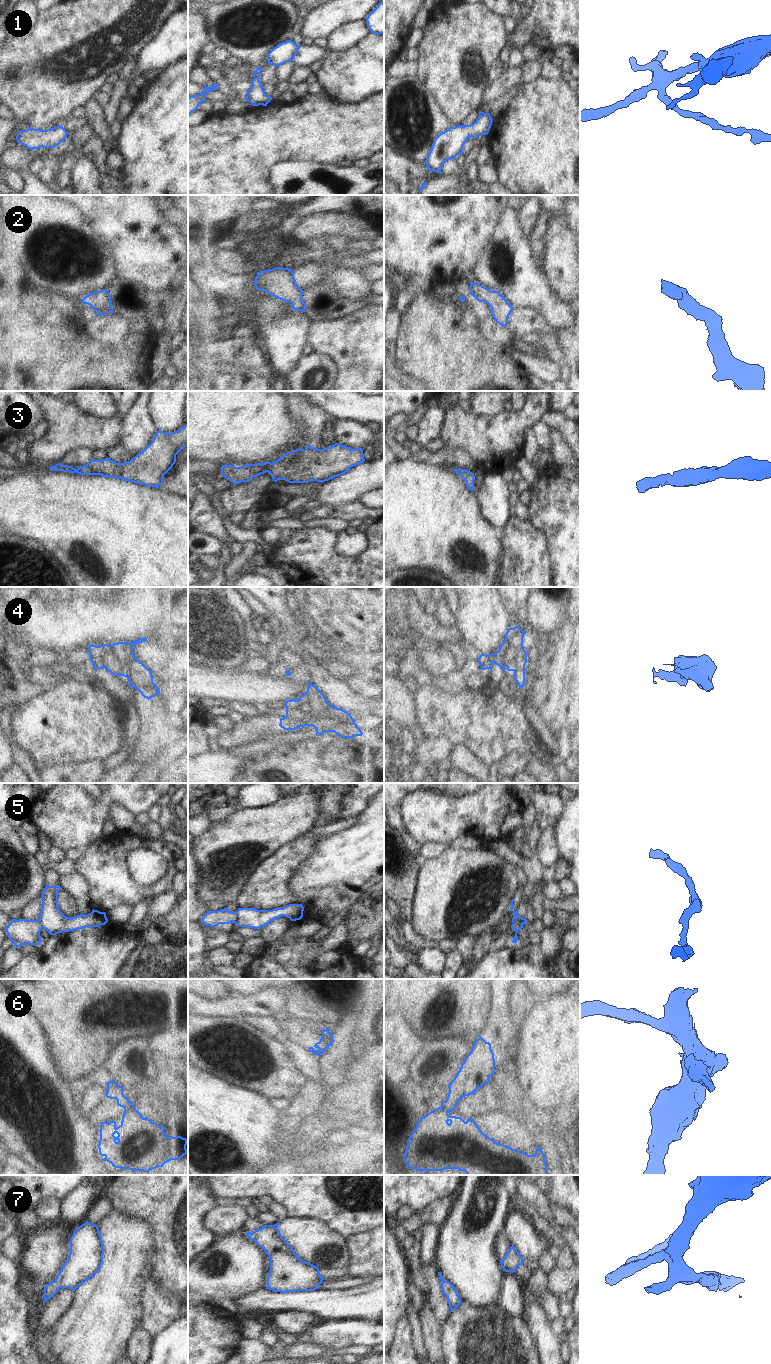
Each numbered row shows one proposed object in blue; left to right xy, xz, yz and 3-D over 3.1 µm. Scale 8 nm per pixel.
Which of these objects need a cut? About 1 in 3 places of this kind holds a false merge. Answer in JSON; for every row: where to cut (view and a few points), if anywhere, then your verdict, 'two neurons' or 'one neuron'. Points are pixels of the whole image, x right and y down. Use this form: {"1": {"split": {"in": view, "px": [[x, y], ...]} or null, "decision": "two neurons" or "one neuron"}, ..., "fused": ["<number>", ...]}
{"1": {"split": null, "decision": "one neuron"}, "2": {"split": null, "decision": "one neuron"}, "3": {"split": null, "decision": "one neuron"}, "4": {"split": null, "decision": "one neuron"}, "5": {"split": {"in": "xz", "px": [[236, 912], [237, 919], [234, 922]]}, "decision": "two neurons"}, "6": {"split": {"in": "xy", "px": [[133, 1106], [124, 1113]]}, "decision": "two neurons"}, "7": {"split": null, "decision": "one neuron"}, "fused": ["5", "6"]}

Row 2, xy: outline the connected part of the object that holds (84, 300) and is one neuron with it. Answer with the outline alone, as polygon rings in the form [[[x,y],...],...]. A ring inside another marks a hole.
[[[107,289],[101,291],[95,291],[86,295],[81,303],[88,304],[92,307],[94,311],[97,311],[97,316],[106,315],[108,313],[114,313],[111,297]]]

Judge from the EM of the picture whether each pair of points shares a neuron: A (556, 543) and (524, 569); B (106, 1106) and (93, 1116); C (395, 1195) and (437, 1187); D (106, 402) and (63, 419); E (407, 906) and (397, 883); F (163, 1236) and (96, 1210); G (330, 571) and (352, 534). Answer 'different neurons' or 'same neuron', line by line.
A: different neurons
B: same neuron
C: same neuron
D: different neurons
E: same neuron
F: different neurons
G: different neurons

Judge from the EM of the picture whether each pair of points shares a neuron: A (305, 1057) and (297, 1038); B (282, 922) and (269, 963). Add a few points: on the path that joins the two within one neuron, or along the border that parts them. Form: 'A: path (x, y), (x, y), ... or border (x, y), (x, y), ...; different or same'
A: border (282, 1033), (290, 1042), (297, 1044), (301, 1048); different
B: border (286, 930), (268, 947), (268, 951), (265, 953); different

